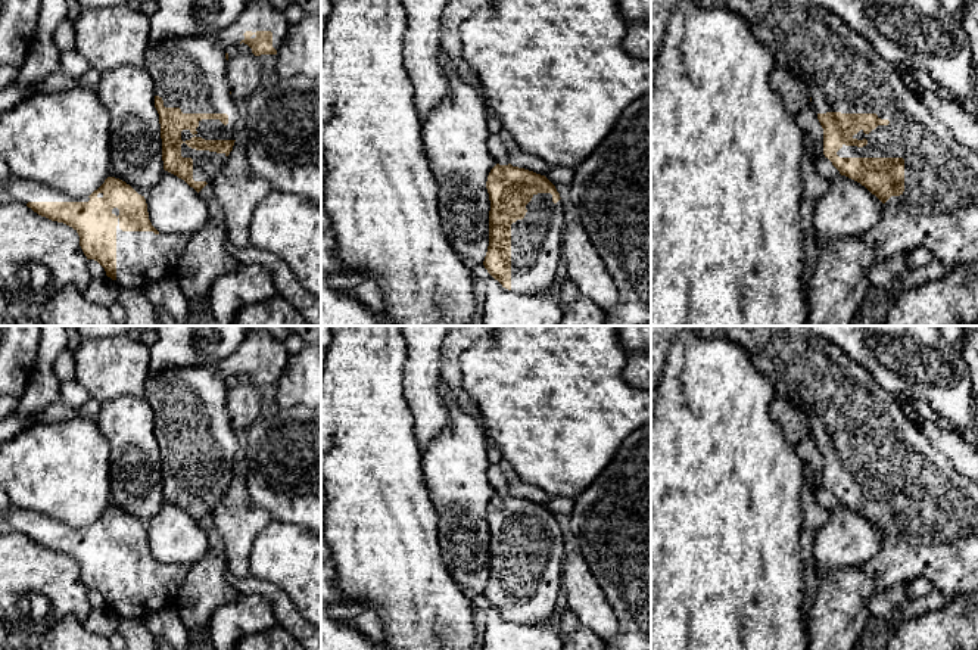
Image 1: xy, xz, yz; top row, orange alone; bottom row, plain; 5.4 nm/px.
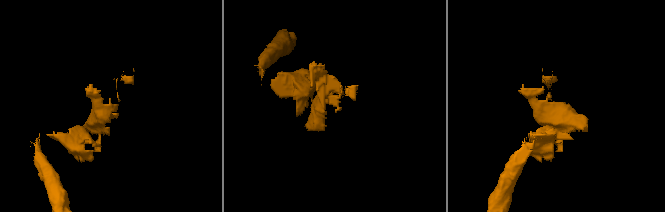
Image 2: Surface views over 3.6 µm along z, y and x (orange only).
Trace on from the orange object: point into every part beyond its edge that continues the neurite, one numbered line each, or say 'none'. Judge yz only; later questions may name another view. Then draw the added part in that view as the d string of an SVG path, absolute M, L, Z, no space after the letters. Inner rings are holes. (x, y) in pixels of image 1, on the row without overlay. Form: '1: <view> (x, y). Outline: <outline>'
1: yz (938, 540). Outline: M651 326L651 416L655 410L669 349L680 333L695 333L701 338L719 335L739 343L748 352L754 367L773 385L775 394L785 396L806 414L816 444L876 444L878 448L890 451L888 455L878 455L869 464L860 460L853 466L857 470L866 469L866 476L842 475L837 482L840 488L904 489L904 522L900 526L891 526L884 534L879 553L860 566L862 572L873 581L876 593L900 582L910 584L918 578L929 579L934 590L947 600L978 590L978 483L950 466L949 458L937 451L912 423L897 396L884 391L868 370L807 326Z

